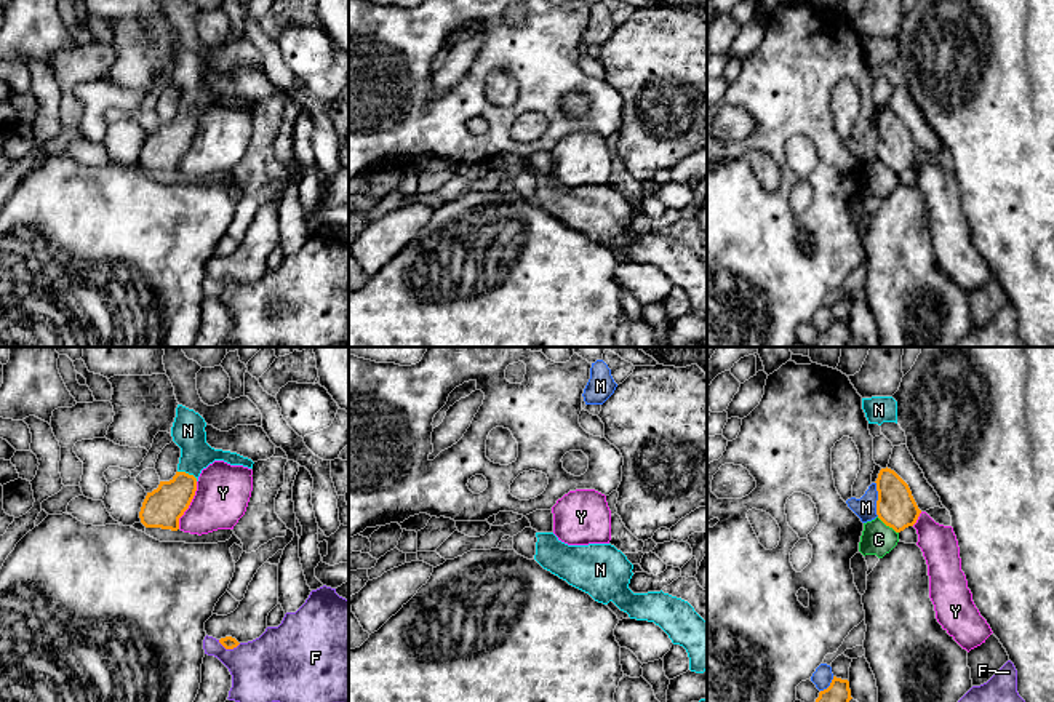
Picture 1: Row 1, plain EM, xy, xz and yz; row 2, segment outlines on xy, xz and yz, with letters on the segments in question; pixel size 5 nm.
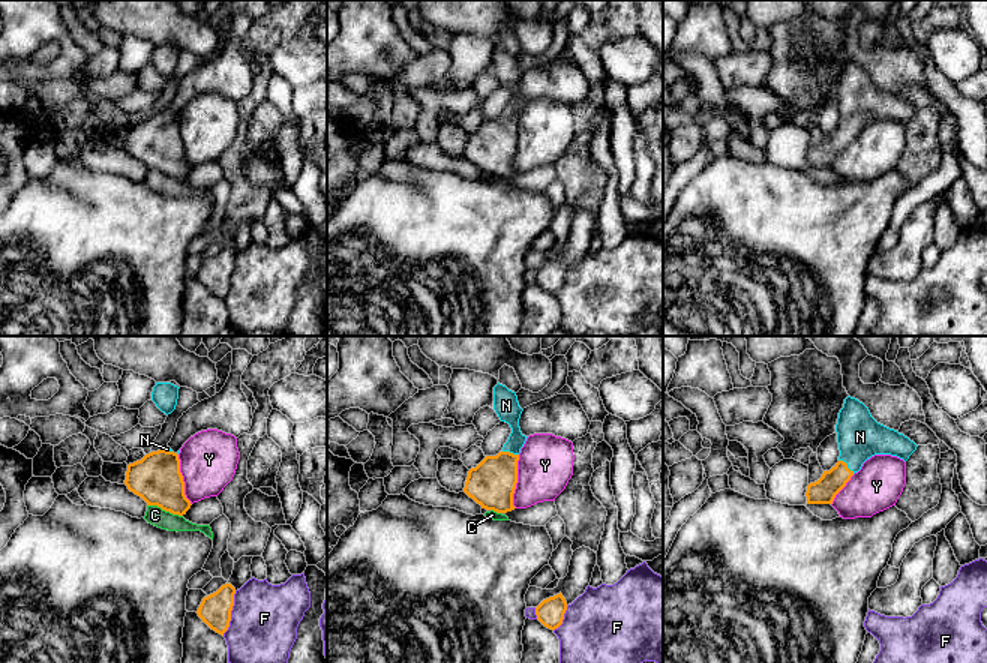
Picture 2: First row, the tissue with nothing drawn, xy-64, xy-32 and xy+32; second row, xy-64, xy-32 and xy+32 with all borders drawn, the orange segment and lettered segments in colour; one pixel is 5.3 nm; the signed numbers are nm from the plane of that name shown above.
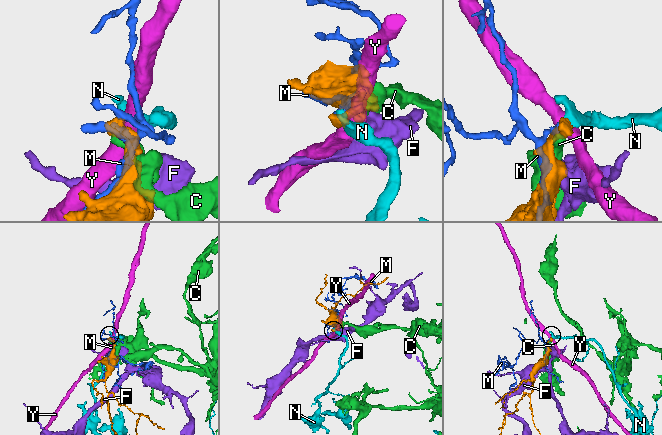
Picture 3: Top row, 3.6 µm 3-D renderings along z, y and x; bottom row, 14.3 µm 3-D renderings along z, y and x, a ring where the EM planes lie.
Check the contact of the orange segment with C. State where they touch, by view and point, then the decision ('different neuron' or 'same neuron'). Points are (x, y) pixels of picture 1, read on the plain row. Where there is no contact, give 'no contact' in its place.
meets orange in yz at (888, 167); different neuron

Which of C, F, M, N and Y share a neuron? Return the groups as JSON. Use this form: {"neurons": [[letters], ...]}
{"neurons": [["C"], ["F"], ["M"], ["N"], ["Y"]]}

